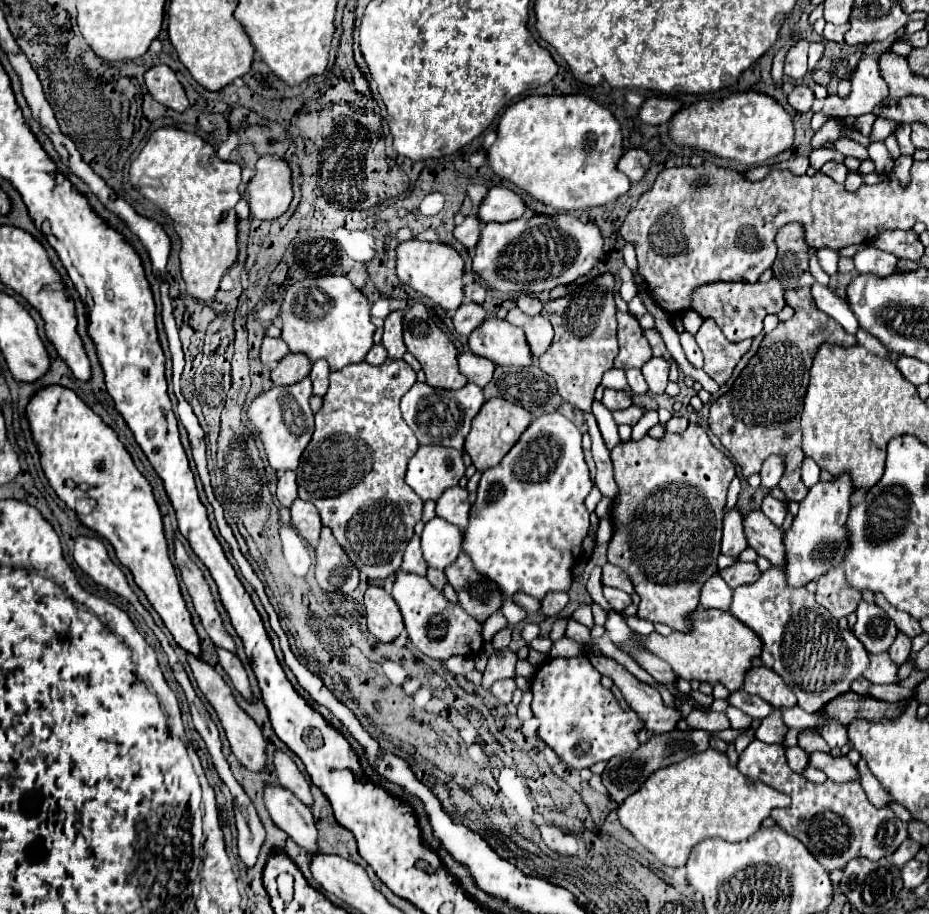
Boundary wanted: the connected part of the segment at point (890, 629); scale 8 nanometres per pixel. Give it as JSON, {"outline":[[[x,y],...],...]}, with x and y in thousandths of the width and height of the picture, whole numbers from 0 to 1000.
{"outline":[[[931,658],[925,660],[920,673],[922,682],[918,693],[931,706],[931,710],[940,717],[955,712],[966,695],[966,686],[957,673],[946,662]]]}

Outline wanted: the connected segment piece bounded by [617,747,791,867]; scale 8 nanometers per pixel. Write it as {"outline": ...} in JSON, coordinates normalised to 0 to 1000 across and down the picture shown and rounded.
{"outline":[[[761,819],[733,835],[705,844],[694,859],[666,883],[666,898],[681,916],[714,946],[735,949],[744,929],[763,916],[787,922],[808,916],[834,883],[849,883],[849,870],[836,868],[823,857],[800,852],[800,846],[785,835],[783,824]]]}

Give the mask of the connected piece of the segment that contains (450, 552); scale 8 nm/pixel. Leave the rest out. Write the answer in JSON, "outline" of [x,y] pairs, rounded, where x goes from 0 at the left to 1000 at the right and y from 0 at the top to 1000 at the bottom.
{"outline":[[[475,566],[457,572],[453,585],[453,601],[462,620],[479,623],[498,603],[498,579],[481,572]]]}

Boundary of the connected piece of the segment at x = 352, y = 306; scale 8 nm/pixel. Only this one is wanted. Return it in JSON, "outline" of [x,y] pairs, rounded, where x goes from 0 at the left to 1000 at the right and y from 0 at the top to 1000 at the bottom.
{"outline":[[[333,303],[313,312],[300,342],[305,351],[302,369],[315,386],[328,386],[335,395],[354,395],[356,406],[393,395],[395,384],[402,380],[404,356],[397,345],[395,325],[374,303]]]}

